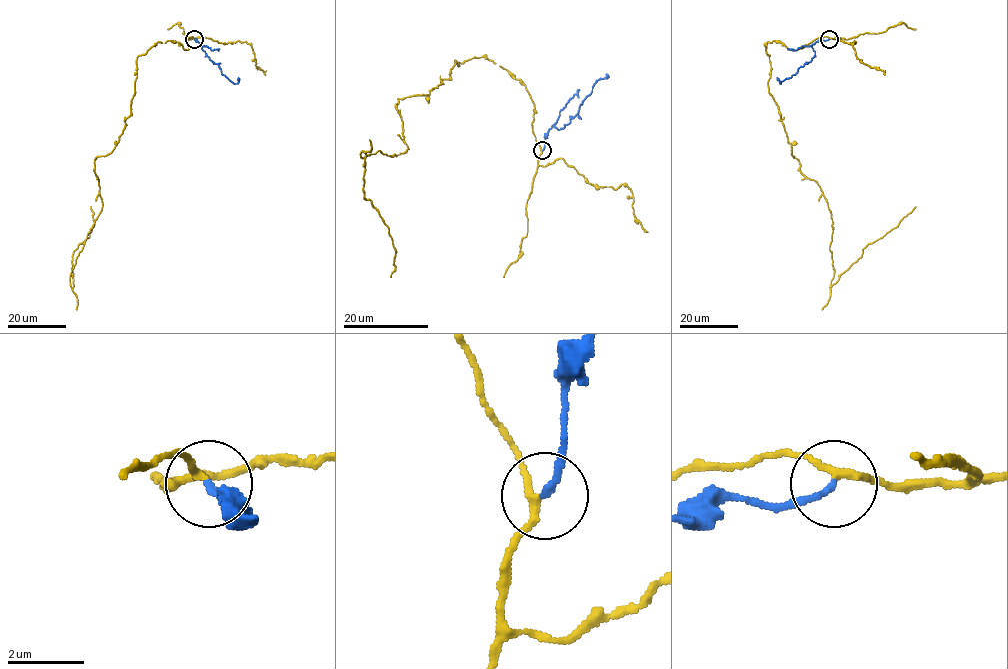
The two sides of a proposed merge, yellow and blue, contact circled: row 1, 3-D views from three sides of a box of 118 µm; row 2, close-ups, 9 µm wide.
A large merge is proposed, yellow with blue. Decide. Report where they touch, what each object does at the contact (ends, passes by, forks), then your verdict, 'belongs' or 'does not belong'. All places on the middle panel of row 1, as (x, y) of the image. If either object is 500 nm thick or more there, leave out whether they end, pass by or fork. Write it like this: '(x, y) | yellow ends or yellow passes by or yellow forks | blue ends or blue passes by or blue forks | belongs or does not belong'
(542, 150) | yellow passes by | blue ends | does not belong

